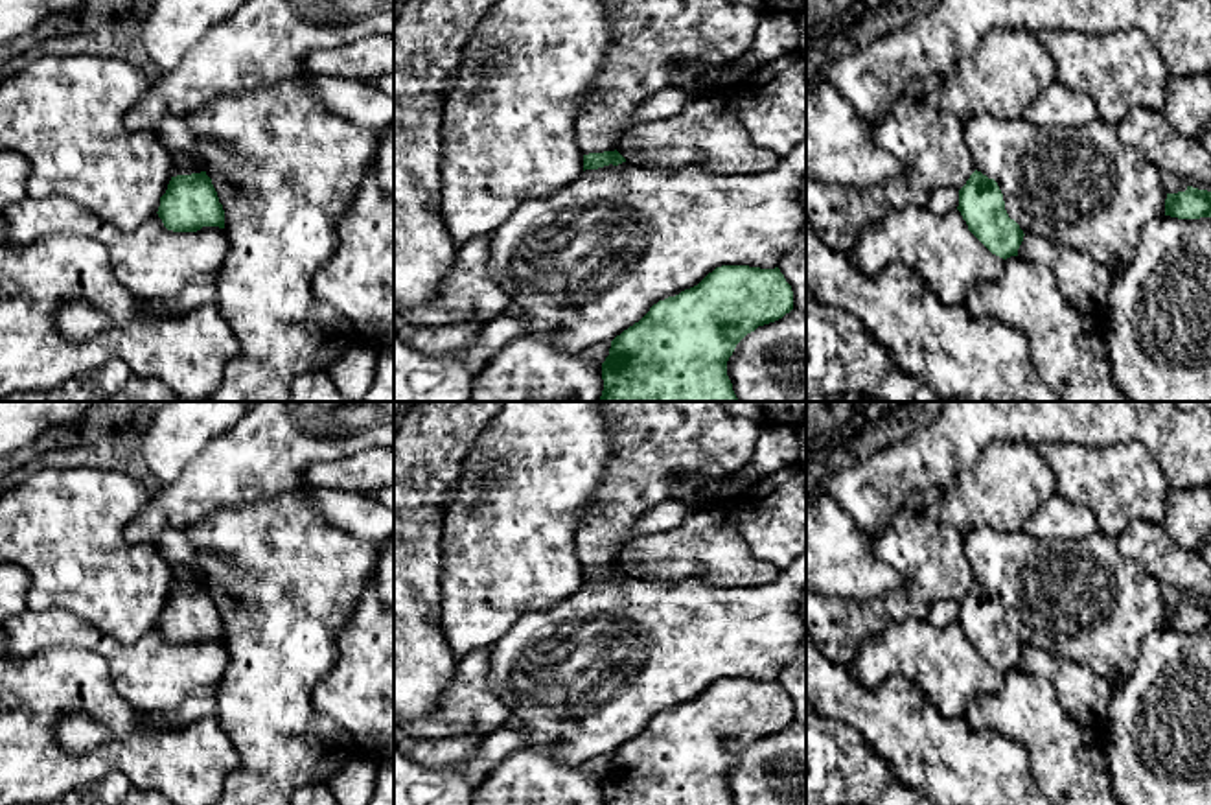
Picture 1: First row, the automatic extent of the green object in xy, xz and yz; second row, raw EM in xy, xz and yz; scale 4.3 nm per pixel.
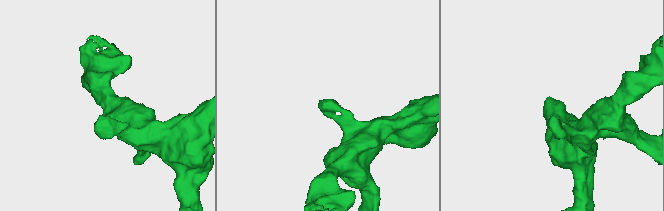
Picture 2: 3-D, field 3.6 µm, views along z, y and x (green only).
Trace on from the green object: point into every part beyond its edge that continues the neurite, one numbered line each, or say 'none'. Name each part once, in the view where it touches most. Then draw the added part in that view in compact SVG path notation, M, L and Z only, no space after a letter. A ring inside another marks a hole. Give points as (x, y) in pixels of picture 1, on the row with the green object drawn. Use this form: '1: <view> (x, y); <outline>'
none

